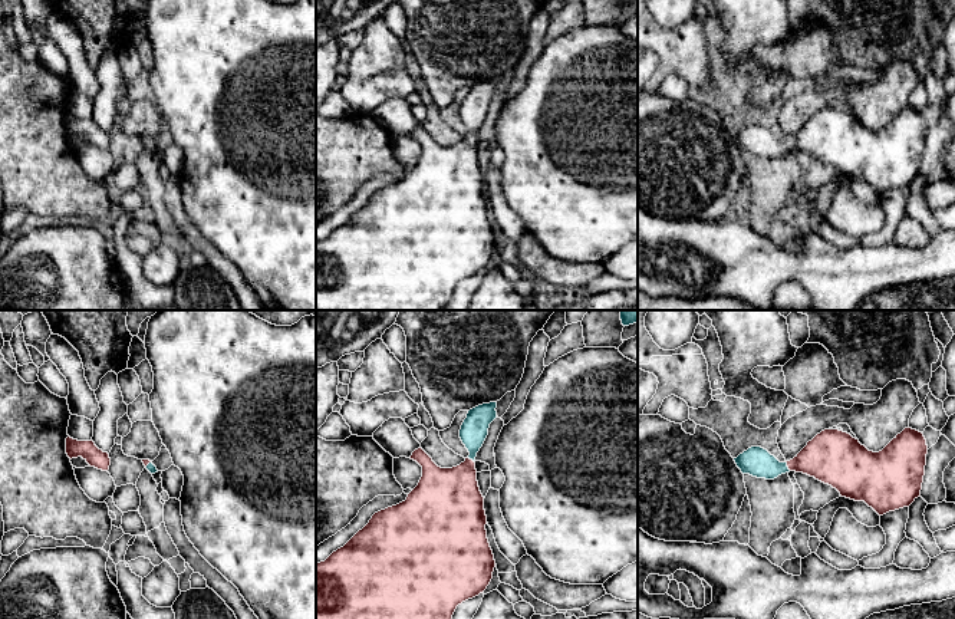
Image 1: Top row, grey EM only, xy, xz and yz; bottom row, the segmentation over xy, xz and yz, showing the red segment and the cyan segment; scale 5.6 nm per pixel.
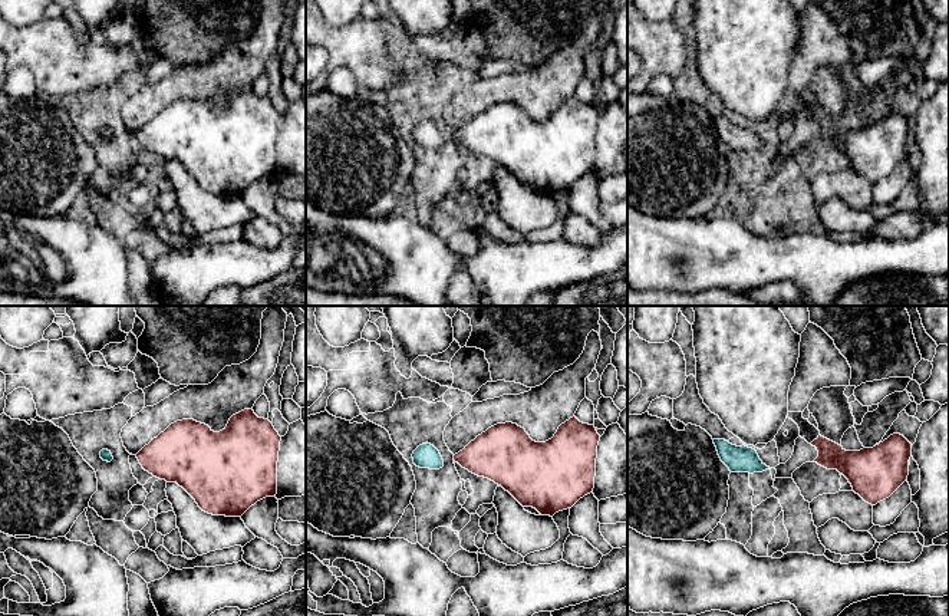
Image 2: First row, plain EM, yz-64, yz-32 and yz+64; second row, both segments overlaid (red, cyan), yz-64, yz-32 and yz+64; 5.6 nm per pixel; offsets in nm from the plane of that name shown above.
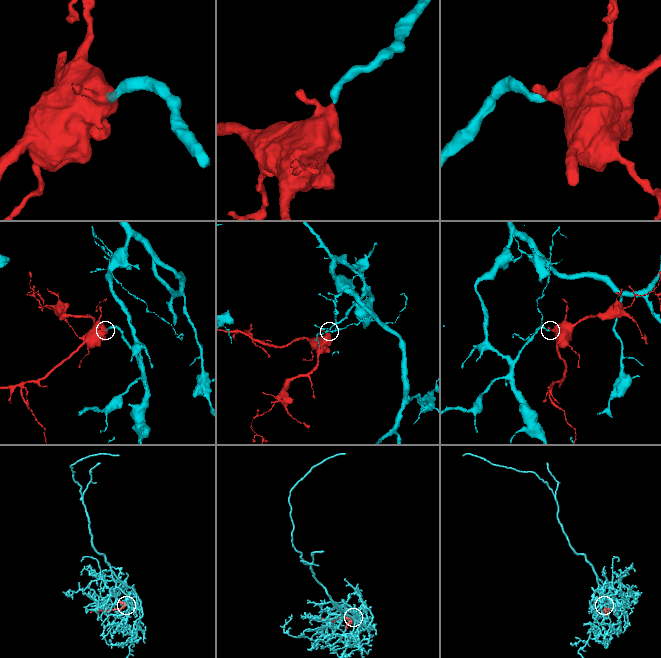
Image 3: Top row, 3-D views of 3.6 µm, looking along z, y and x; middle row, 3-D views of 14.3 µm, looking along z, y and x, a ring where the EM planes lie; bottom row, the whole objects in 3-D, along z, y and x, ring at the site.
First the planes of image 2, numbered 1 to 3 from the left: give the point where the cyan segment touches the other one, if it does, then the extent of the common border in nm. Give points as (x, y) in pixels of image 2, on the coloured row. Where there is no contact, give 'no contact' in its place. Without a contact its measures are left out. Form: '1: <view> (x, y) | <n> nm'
1: no contact
2: no contact
3: no contact

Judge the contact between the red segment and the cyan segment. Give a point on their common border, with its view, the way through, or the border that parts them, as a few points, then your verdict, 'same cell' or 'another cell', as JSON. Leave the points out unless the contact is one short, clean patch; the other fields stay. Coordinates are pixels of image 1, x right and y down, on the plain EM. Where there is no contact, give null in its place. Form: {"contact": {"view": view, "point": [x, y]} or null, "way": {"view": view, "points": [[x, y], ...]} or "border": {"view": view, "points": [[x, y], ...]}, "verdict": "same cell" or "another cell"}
{"contact": {"view": "yz", "point": [787, 144]}, "way": {"view": "yz", "points": [[830, 135], [787, 144], [769, 145], [756, 140]]}, "verdict": "same cell"}

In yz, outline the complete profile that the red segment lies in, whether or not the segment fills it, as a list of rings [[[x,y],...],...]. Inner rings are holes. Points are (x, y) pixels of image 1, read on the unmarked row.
[[[905,106],[882,129],[869,129],[859,118],[839,108],[824,108],[790,139],[780,141],[761,125],[751,125],[737,136],[737,145],[742,152],[757,157],[774,158],[781,152],[796,149],[836,167],[842,175],[865,180],[879,194],[909,185],[921,175],[928,124],[922,111]]]

